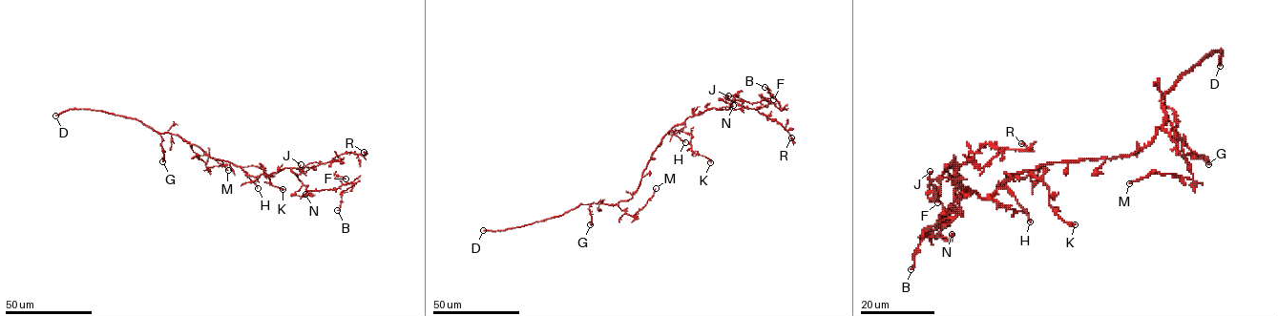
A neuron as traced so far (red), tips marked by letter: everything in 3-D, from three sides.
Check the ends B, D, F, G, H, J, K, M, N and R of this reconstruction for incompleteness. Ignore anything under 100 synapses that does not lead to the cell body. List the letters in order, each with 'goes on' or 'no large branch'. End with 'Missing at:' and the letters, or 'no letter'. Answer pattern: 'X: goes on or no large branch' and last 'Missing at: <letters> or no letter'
B: no large branch
D: goes on
F: no large branch
G: no large branch
H: no large branch
J: no large branch
K: no large branch
M: no large branch
N: no large branch
R: no large branch
Missing at: D

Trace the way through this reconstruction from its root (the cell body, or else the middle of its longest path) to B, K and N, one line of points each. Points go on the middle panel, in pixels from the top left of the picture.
B: (651, 157), (675, 125), (712, 108), (729, 107), (734, 99), (749, 103), (767, 99), (780, 109), (764, 87)
K: (651, 157), (666, 134), (678, 130), (690, 134), (691, 150), (697, 151), (710, 162)
N: (651, 157), (661, 137), (675, 125), (712, 108), (729, 106), (722, 100), (733, 105)

